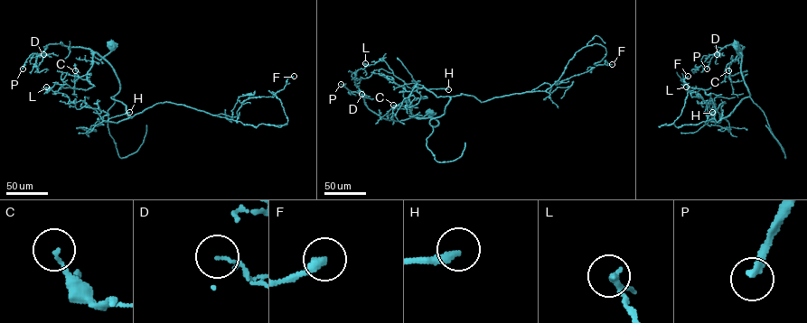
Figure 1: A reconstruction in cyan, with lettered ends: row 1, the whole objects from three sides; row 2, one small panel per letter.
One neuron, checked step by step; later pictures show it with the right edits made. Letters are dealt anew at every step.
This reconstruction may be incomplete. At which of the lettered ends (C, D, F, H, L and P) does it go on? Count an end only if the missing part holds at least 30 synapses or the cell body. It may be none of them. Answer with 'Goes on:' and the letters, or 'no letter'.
Goes on: no letter

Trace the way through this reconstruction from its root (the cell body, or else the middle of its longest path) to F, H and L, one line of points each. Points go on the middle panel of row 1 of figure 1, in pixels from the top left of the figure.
F: (430, 113), (436, 126), (461, 93), (545, 91), (594, 43), (606, 52), (594, 64), (612, 64)
H: (430, 113), (422, 118), (433, 117), (436, 126), (429, 121), (444, 114), (450, 97), (426, 89), (448, 89)
L: (430, 113), (421, 118), (411, 114), (411, 105), (405, 102), (412, 89), (384, 61), (365, 63)

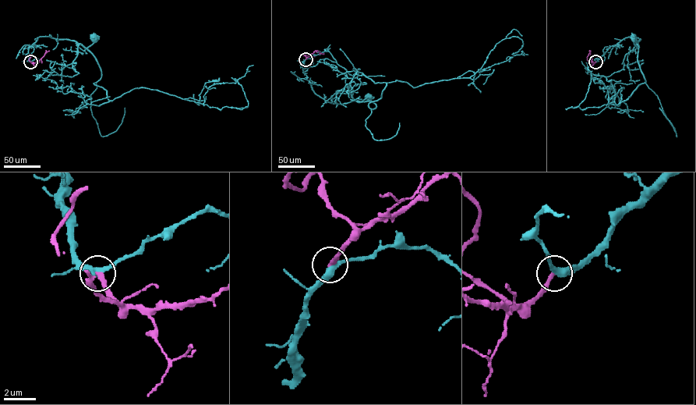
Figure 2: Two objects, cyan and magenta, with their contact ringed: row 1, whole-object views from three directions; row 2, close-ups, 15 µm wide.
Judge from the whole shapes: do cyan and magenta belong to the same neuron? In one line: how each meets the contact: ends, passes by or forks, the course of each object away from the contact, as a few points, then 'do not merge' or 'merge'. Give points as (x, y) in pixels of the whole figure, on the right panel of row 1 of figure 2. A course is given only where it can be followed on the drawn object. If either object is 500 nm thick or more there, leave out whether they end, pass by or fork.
cyan passes by; magenta ends; course cyan (595, 62), (611, 46), (624, 38), (635, 36), (641, 39), (638, 47), (634, 38); course magenta (595, 62), (592, 63), (588, 60), (590, 51), (590, 55); merge

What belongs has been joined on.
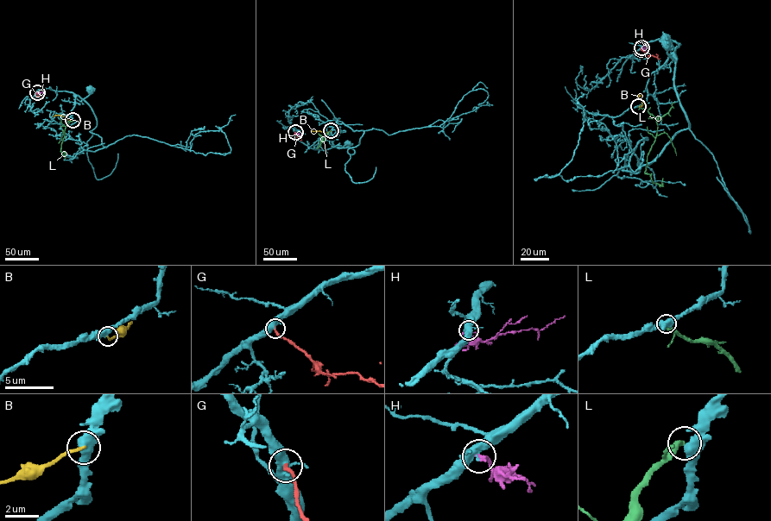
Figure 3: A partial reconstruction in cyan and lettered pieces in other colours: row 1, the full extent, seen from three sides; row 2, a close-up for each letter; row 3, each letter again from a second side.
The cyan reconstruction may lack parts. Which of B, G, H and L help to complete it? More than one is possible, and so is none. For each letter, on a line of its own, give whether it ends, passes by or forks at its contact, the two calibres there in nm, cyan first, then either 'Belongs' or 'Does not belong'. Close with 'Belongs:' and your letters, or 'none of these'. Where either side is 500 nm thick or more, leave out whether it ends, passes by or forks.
B: Thickness 550 nm (cyan) against 160 nm. Does not belong
G: It ends there. Thickness 420 nm (cyan) against 240 nm. Belongs
H: It ends there. Thickness 440 nm (cyan) against 240 nm. Does not belong
L: It ends there. Thickness 480 nm (cyan) against 400 nm. Does not belong
Belongs: G

